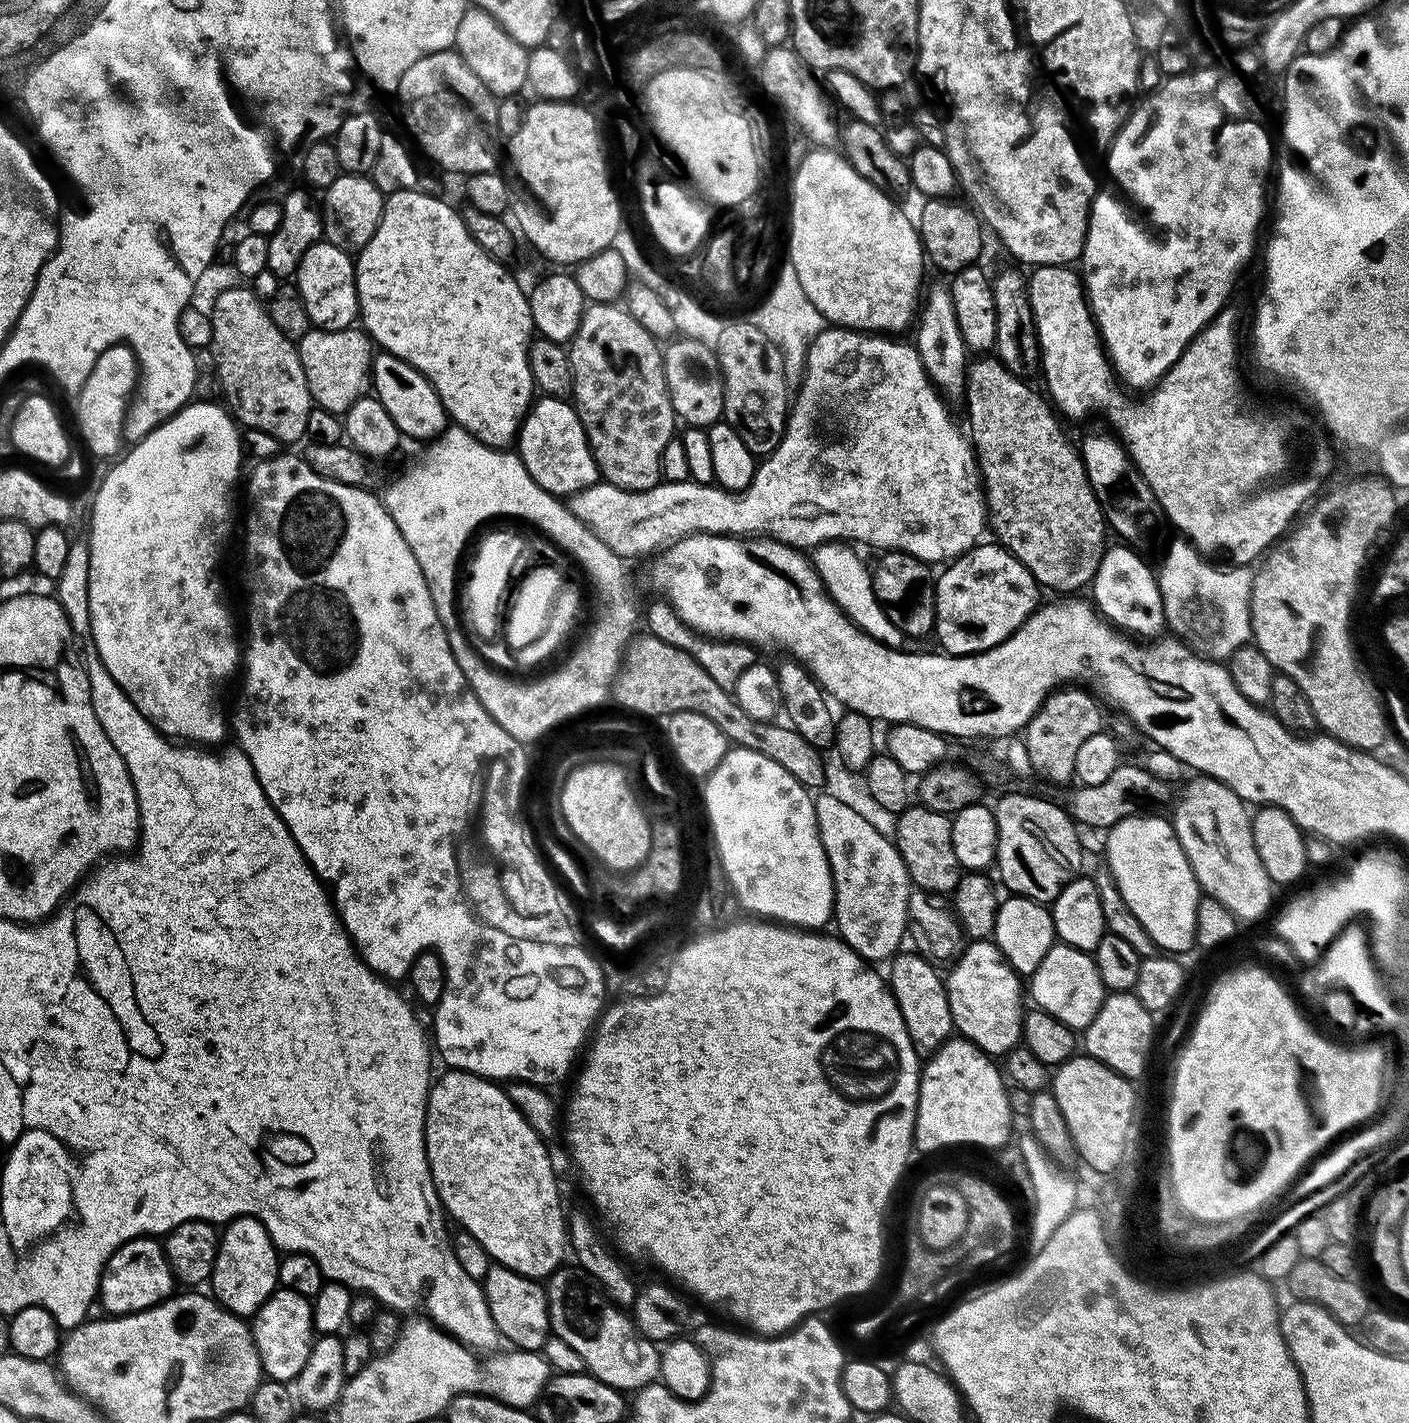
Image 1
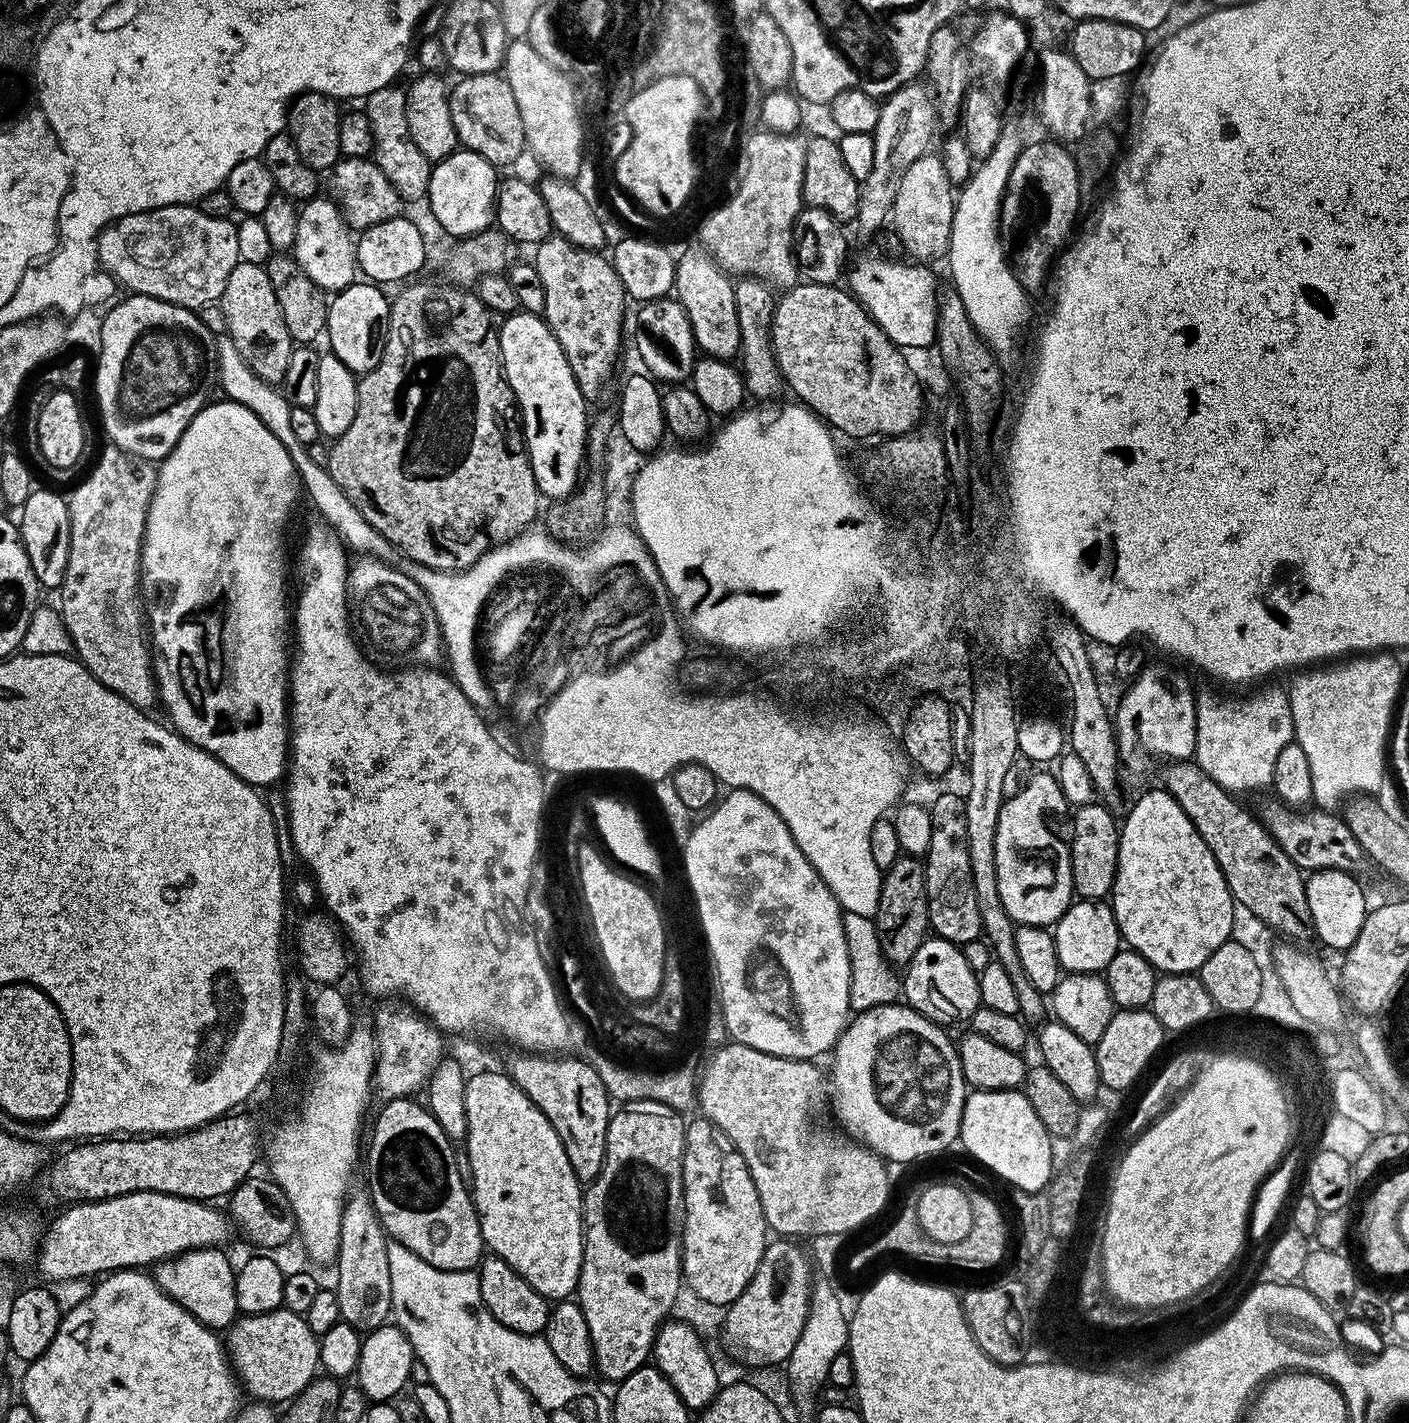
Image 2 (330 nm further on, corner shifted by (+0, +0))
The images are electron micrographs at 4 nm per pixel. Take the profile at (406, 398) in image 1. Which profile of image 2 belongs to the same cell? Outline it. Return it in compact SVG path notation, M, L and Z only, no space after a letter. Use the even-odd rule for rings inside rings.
M357 282L335 293L328 306L328 327L326 341L331 355L337 356L350 371L363 374L378 366L380 355L384 353L385 325L388 323L389 297L384 297L385 289L372 282Z

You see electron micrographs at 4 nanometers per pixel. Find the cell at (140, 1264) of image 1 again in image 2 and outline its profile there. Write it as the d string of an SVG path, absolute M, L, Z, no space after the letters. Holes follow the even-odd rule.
M219 1247L214 1248L195 1248L189 1252L183 1252L181 1256L173 1256L171 1260L162 1260L154 1268L154 1279L161 1290L174 1302L178 1302L198 1322L202 1322L213 1330L228 1330L232 1327L238 1316L236 1307L236 1272L234 1264L228 1261L228 1256Z

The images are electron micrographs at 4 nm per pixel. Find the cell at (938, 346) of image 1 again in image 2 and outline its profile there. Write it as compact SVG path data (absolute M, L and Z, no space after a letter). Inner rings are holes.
M925 154L910 166L898 187L897 198L891 206L891 215L896 220L896 232L904 248L920 260L943 257L948 251L952 219L956 209L954 187L947 177L939 155Z

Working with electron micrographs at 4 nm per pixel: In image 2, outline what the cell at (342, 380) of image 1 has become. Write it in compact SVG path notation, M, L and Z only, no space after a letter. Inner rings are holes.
M312 346L293 347L282 381L282 393L290 405L311 409L320 427L321 437L335 438L341 436L350 422L354 422L354 410L358 406L358 376L337 356L325 354L320 360L314 349Z

